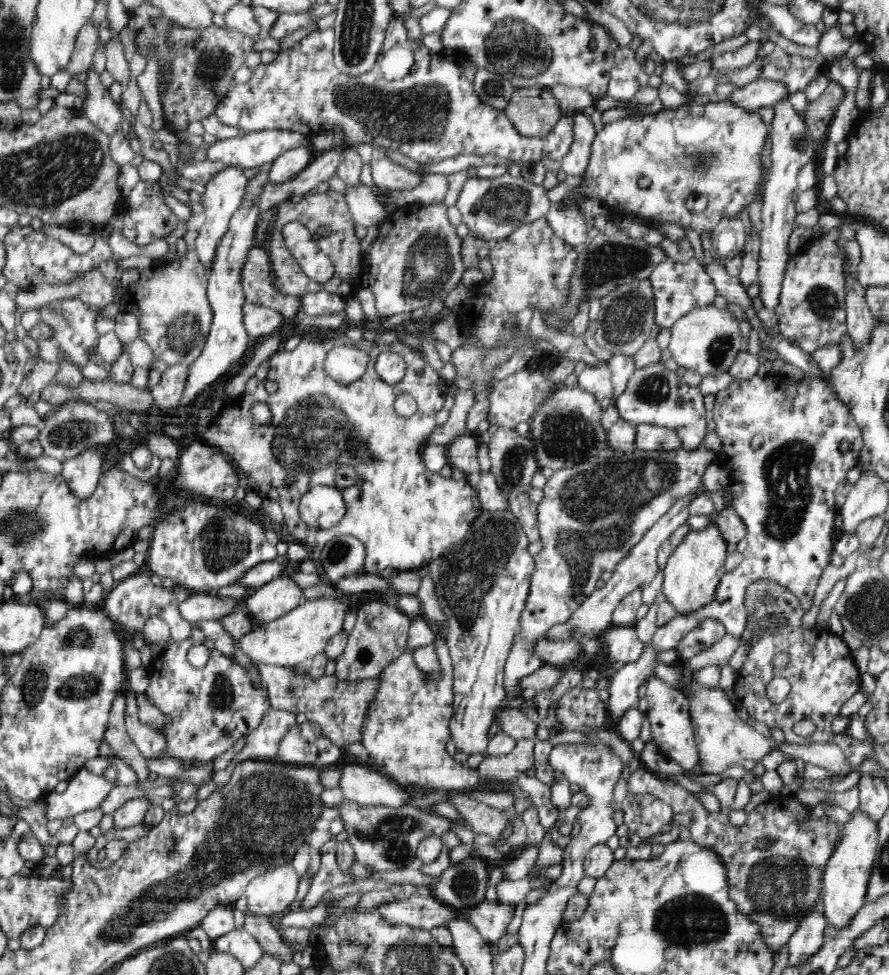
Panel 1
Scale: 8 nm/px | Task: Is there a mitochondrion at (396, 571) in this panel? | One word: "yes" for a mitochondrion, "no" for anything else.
no

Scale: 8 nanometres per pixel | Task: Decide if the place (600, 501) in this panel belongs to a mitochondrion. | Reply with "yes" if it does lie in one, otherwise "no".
yes

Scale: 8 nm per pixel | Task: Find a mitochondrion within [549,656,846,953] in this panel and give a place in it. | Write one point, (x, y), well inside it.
(777, 889)

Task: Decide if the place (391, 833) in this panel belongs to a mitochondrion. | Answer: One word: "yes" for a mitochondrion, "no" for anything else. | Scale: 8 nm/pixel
yes

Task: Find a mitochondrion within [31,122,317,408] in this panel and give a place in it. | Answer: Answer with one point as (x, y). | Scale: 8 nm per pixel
(185, 333)

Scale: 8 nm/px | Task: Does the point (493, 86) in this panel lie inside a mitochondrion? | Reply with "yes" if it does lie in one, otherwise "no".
yes

